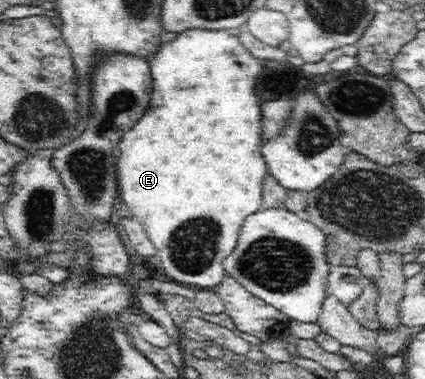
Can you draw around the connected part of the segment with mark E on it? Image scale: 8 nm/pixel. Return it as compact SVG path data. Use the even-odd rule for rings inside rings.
M225 29L185 30L145 59L154 82L153 92L149 110L119 141L119 196L131 210L128 214L141 220L157 249L154 264L159 274L196 289L214 290L225 276L222 262L236 248L244 220L262 209L262 188L268 170L262 155L263 104L255 86L262 64L243 45L236 31Z

